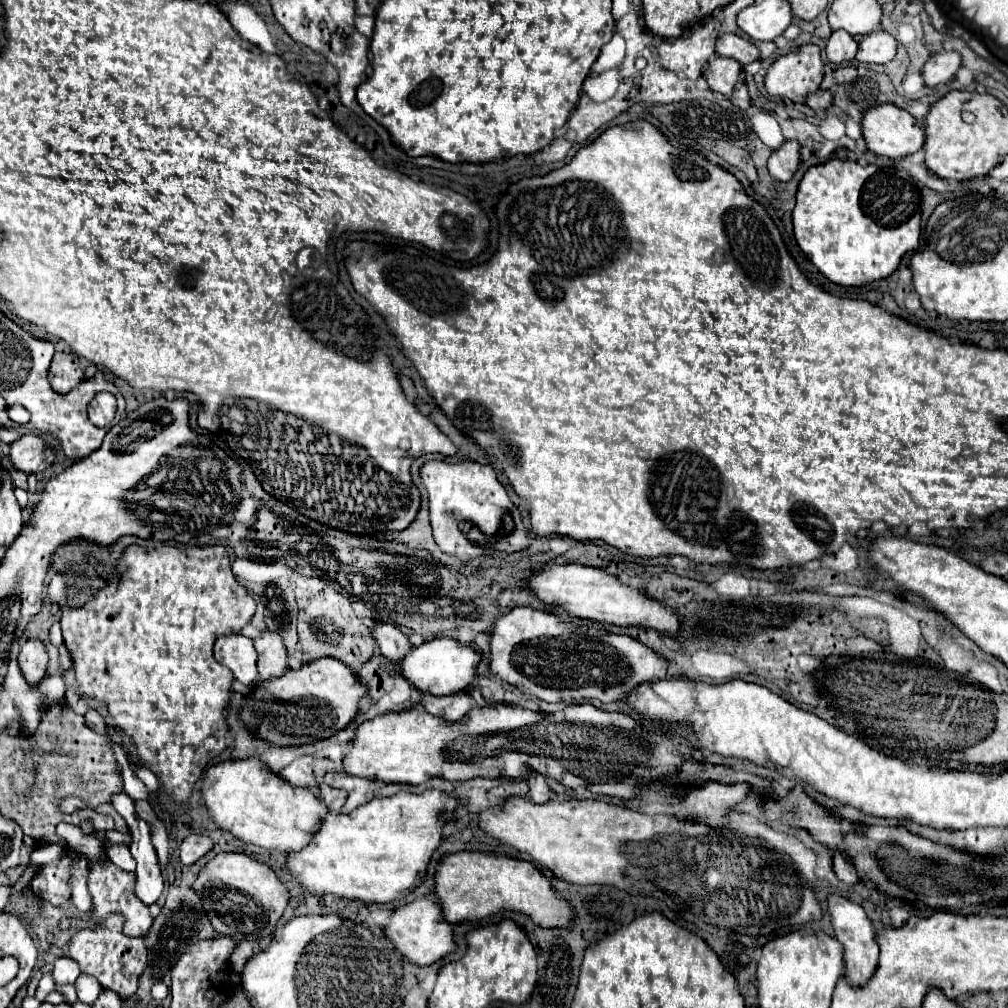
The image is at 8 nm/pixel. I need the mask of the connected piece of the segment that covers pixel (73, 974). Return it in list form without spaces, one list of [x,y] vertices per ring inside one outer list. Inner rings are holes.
[[[61,955],[53,963],[53,977],[57,985],[71,985],[79,977],[79,965],[73,959]]]

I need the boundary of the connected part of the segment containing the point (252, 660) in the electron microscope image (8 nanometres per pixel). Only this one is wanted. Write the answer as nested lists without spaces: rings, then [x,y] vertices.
[[[241,633],[221,635],[215,641],[215,659],[229,667],[243,685],[257,681],[257,653],[253,641]]]

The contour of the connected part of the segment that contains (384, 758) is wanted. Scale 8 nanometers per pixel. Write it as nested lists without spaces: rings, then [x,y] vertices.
[[[499,703],[495,707],[473,707],[461,721],[461,729],[455,723],[443,721],[417,709],[383,713],[369,721],[363,721],[355,731],[355,743],[343,757],[343,771],[361,779],[377,779],[381,783],[409,783],[419,785],[429,777],[441,777],[447,781],[465,781],[475,777],[499,779],[499,777],[525,777],[525,773],[537,771],[543,777],[557,779],[565,787],[587,787],[597,795],[615,795],[619,799],[631,799],[635,785],[641,779],[655,779],[667,771],[679,769],[681,761],[691,757],[691,743],[681,735],[669,735],[661,731],[647,731],[639,727],[635,719],[625,713],[607,713],[589,703],[569,705],[557,713],[535,713],[517,705]]]

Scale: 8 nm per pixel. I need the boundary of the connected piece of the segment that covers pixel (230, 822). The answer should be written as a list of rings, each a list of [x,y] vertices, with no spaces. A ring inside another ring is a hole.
[[[255,757],[229,759],[209,767],[201,783],[201,797],[209,817],[239,841],[287,853],[301,851],[311,841],[317,823],[327,815],[323,799],[307,789],[291,787]]]

